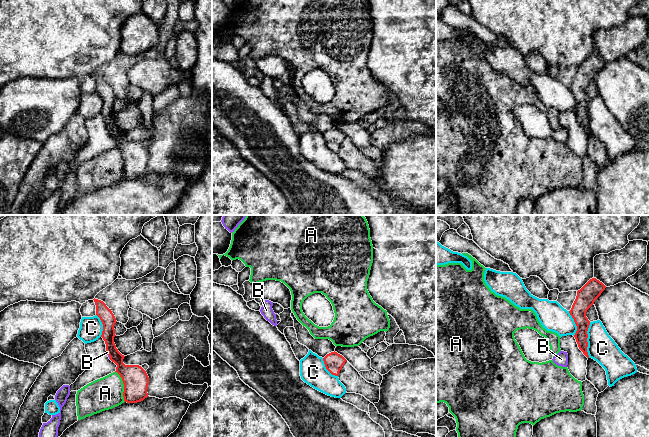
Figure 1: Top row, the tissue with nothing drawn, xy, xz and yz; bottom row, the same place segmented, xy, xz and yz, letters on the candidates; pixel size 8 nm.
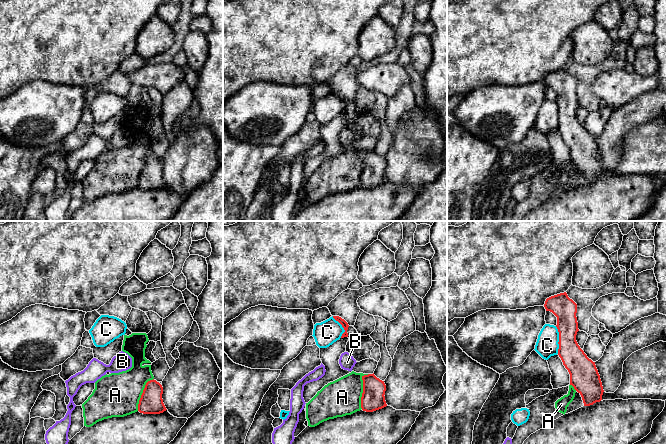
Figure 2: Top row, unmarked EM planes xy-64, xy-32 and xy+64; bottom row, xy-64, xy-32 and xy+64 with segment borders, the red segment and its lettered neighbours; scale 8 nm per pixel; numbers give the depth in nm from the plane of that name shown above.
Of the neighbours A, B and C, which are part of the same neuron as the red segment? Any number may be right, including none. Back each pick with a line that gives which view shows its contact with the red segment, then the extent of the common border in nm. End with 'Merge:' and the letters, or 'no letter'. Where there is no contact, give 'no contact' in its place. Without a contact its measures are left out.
Merge: no letter

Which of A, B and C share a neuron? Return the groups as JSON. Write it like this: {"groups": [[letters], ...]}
{"groups": [["A"], ["B"], ["C"]]}

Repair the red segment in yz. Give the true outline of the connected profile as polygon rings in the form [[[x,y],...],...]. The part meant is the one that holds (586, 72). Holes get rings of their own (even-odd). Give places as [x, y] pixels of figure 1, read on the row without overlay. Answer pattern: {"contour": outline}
{"contour": [[[596,54],[590,55],[580,66],[577,67],[576,75],[569,87],[577,102],[574,111],[579,125],[589,134],[588,123],[588,104],[590,97],[586,93],[587,86],[594,80],[595,76],[605,66],[606,62]]]}

